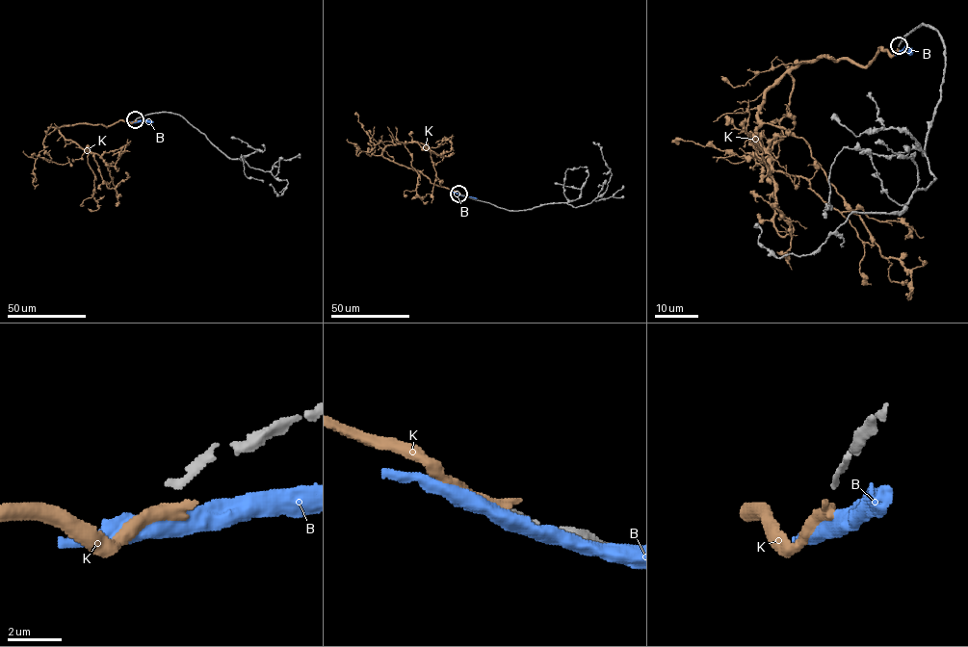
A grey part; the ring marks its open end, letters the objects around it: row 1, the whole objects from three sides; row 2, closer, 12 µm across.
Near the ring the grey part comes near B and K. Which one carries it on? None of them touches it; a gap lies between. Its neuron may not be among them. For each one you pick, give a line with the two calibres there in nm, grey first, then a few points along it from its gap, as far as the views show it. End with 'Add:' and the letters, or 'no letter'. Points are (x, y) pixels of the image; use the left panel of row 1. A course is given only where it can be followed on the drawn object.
Add: no letter

